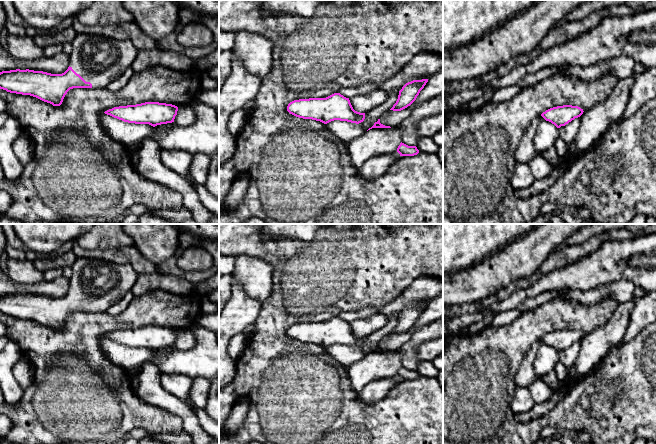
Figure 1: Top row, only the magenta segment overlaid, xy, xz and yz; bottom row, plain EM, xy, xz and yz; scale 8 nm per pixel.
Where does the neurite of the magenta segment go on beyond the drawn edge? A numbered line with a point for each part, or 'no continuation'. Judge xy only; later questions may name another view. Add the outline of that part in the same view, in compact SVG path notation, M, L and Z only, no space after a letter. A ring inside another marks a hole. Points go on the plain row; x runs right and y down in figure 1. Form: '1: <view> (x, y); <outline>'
1: xy (99, 284); M77 258L71 268L69 290L86 306L90 306L92 312L104 312L120 301L131 291L139 276L129 264L118 265L95 258Z

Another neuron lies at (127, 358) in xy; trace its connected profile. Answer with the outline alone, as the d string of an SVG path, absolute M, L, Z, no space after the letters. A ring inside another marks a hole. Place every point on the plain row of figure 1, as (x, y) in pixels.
M105 337L101 340L101 347L109 362L127 372L146 362L154 353L149 348L128 347Z

